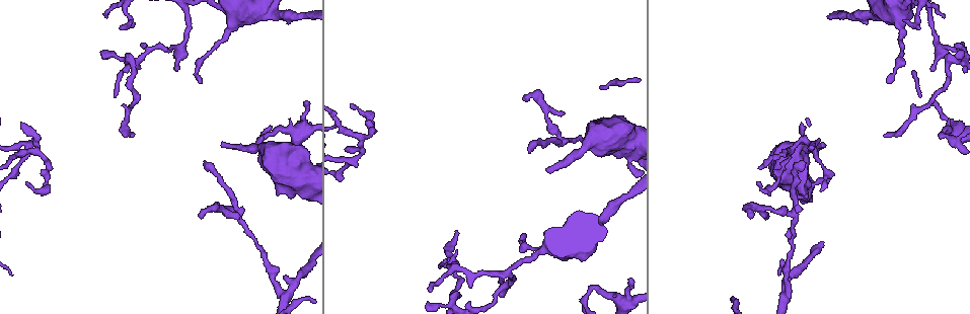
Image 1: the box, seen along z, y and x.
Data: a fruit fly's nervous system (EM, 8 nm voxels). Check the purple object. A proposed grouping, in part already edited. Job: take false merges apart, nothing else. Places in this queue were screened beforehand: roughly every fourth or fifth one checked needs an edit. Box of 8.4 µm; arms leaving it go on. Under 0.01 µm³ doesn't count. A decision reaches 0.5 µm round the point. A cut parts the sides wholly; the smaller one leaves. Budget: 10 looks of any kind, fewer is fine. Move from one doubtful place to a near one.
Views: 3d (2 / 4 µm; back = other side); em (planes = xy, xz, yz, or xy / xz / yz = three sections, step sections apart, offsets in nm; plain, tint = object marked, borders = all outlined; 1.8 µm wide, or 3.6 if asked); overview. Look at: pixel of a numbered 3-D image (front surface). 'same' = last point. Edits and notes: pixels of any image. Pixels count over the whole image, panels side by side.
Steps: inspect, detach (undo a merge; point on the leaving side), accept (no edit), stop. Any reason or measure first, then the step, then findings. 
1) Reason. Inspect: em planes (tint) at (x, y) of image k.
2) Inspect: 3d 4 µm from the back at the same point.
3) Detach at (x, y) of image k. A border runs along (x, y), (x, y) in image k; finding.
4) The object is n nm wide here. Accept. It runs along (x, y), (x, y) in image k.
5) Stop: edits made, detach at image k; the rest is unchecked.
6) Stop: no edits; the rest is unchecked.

Arms part here. Inspect: em planes (tint) at (284, 298) of image 1.

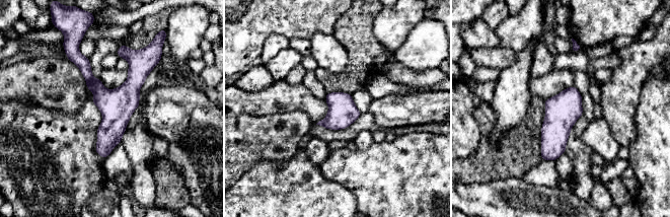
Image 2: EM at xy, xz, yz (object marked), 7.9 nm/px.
The object is 220 nm wide here. Accept. It runs along (122, 52), (133, 62), (133, 84), (103, 154) in image 2; all the same neuron.

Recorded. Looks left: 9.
Sudden change in width. Inspect: em 3.6 µm yz step 4 (tint) at (625, 141) of image 1.

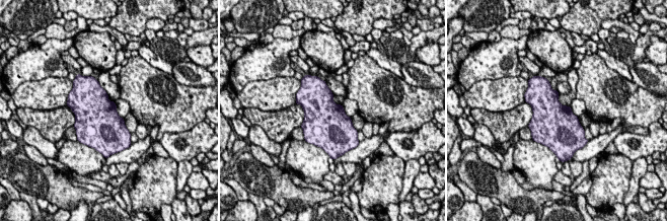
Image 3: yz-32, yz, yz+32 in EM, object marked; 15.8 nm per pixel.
Another direction. Inspect: em 3.6 µm planes (tint) at the same point.

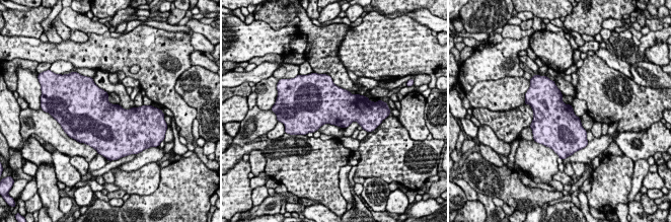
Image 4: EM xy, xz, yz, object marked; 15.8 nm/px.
Accept. Continuous, no second neuron.

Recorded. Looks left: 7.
A fork. Inspect: 3d 4 µm at (793, 212) of image 1.

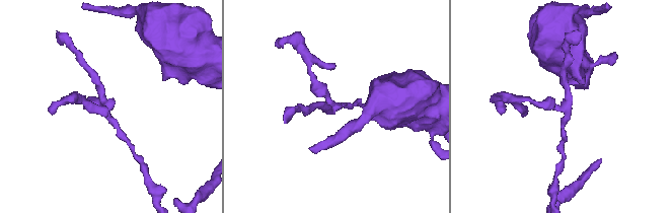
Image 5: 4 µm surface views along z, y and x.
3 arms meet here. Inspect: em xy step 8 (tint) at (333, 107) of image 5.

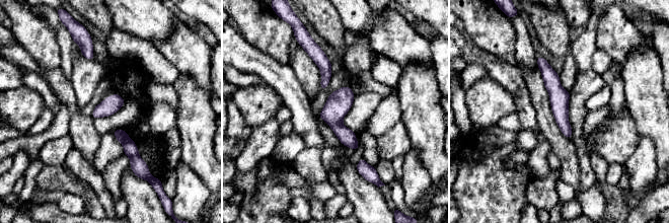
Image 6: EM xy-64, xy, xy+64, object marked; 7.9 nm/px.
Inspect: em planes (tint) at the same point.

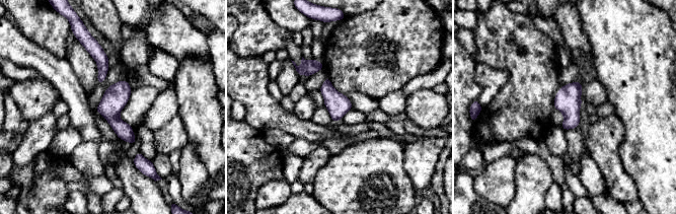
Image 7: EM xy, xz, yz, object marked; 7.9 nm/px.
Accept. All the same neuron.

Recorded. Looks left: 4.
Three-way junction. Inspect: 3d 4 µm at (787, 150) of image 1.

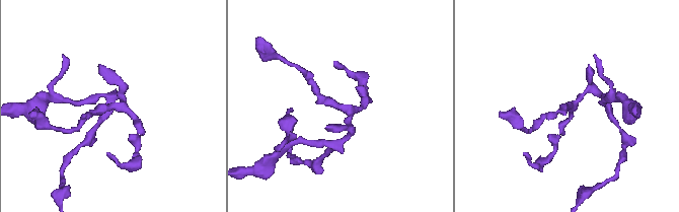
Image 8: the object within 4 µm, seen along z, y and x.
Inspect: em yz step 8 (tint) at (350, 109) of image 8.

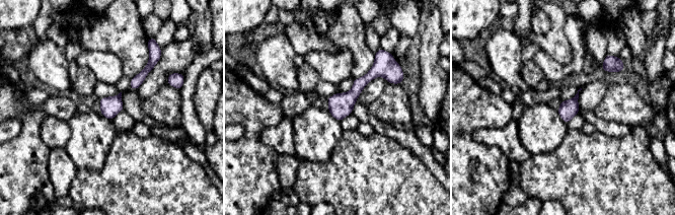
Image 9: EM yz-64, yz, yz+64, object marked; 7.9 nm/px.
Inspect: em planes (tint) at the same point.

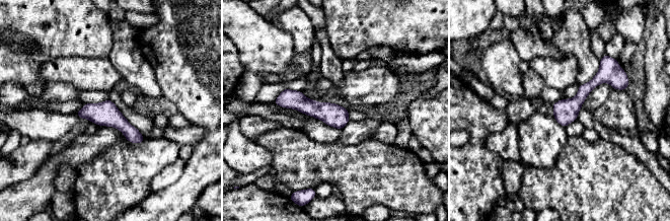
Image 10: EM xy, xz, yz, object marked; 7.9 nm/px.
The object is 180 nm wide here. Accept. One neuron here.

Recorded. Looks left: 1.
Stop: no edits; the rest is unchecked.

